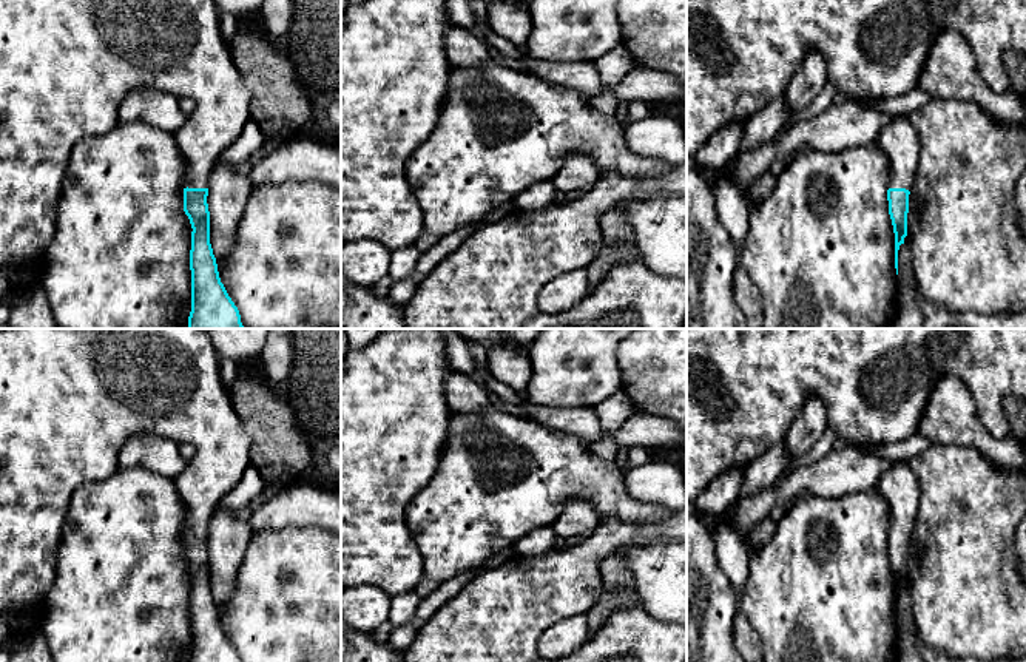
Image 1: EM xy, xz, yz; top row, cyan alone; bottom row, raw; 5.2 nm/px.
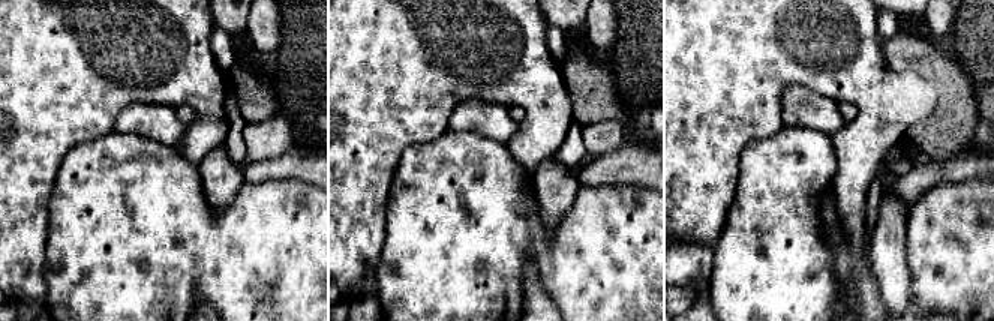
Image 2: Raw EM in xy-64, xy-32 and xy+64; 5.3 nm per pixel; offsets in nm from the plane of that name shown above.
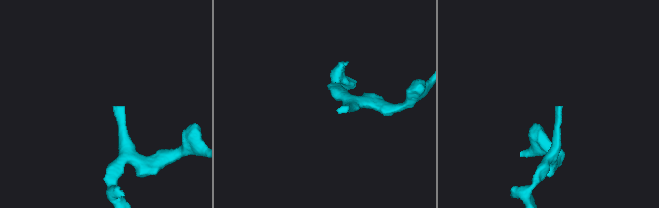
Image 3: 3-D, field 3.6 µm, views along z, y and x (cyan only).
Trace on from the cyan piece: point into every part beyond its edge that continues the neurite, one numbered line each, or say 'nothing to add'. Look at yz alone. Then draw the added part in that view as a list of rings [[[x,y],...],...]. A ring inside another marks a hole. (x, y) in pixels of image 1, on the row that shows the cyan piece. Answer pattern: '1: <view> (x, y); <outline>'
1: yz (898, 141); [[[895,116],[876,144],[890,160],[890,188],[910,190],[920,156],[918,133],[907,116]]]

